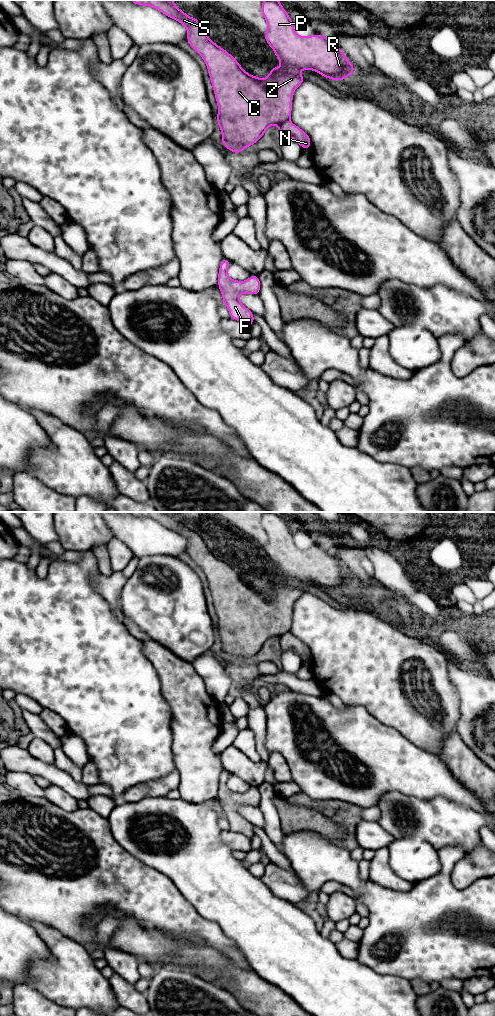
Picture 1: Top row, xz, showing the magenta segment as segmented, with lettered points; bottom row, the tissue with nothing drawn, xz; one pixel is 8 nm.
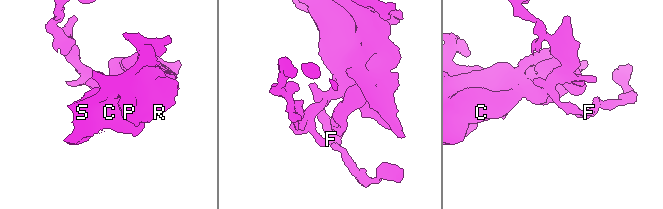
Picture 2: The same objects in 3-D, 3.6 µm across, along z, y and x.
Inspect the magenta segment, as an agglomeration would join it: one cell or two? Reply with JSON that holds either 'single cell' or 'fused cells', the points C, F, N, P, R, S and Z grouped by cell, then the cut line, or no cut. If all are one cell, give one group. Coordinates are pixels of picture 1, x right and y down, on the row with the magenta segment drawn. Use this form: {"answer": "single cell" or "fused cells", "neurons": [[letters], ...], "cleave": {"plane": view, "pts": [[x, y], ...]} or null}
{"answer": "single cell", "neurons": [["C", "F", "N", "P", "R", "S", "Z"]], "cleave": null}

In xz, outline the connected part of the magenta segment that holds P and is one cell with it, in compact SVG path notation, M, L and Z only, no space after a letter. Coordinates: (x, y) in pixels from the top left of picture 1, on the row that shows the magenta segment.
M173 0L130 1L136 5L153 7L187 28L187 43L203 58L209 72L218 105L216 119L222 133L222 144L235 154L241 155L244 148L257 143L273 124L279 126L279 140L292 137L302 149L311 149L308 134L289 121L294 91L305 80L304 76L298 74L297 71L310 69L335 81L345 80L350 74L355 73L355 67L332 39L321 34L299 36L295 32L293 21L279 0L264 0L261 5L261 13L268 24L263 37L274 50L279 62L290 69L284 70L275 65L270 70L267 79L247 73L230 53L207 36L204 25L198 19L189 17L175 6Z

